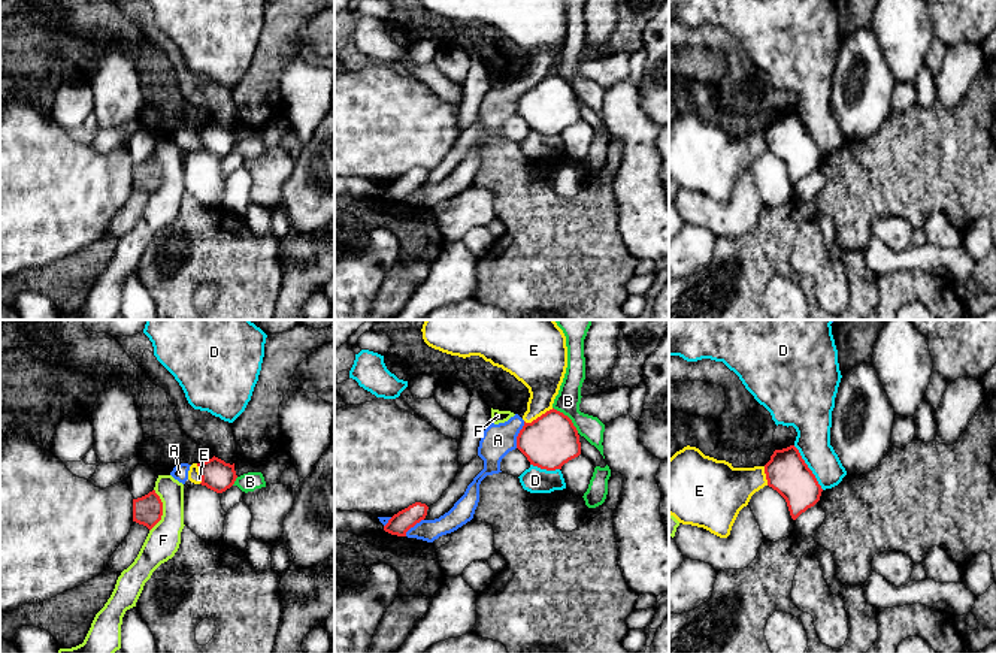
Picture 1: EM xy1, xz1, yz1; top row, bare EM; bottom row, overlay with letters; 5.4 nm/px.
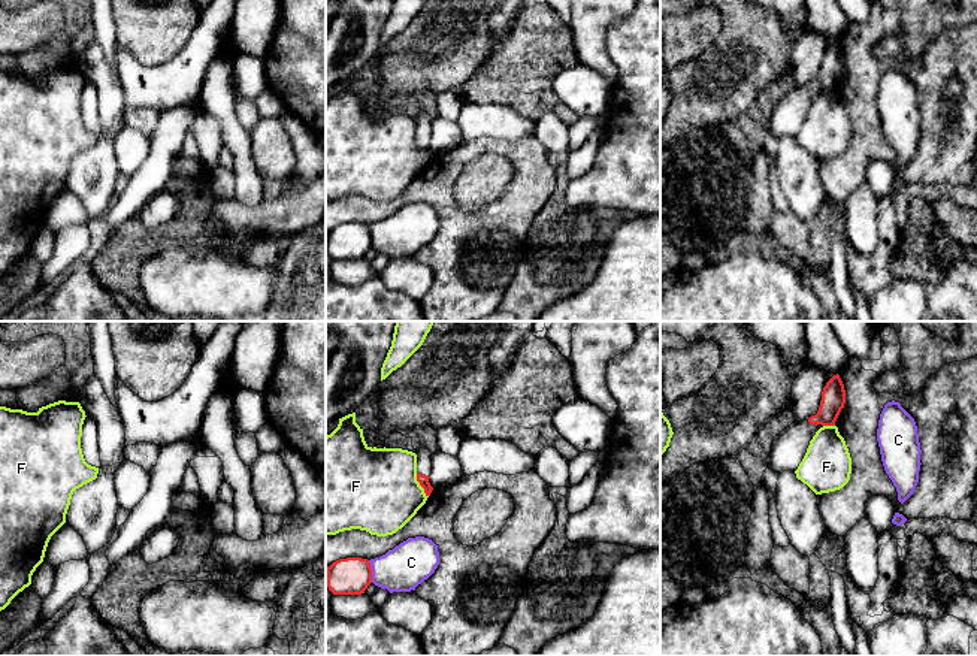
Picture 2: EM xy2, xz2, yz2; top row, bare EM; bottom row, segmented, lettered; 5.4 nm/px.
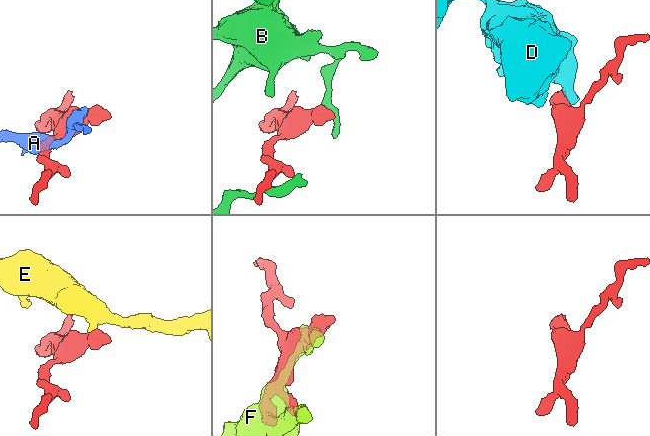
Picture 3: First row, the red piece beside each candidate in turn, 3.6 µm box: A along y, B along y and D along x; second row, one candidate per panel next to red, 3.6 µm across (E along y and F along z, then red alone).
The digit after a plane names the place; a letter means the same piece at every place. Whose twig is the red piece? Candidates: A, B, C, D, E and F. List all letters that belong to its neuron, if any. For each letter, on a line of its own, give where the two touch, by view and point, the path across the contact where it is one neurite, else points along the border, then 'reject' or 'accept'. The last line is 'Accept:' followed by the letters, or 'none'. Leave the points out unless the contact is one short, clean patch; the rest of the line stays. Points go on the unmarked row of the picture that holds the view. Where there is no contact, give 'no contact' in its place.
A: meets red in xz1 at (518, 100); reject
B: meets red in xz1 at (568, 82); reject
C: meets red in xz2 at (371, 236); border along xz2 (368, 226), (372, 235), (372, 247); reject
D: meets red in yz1 at (808, 133); border along yz1 (793, 111), (823, 154); reject
E: meets red in xz1 at (538, 82); border along xz1 (553, 73), (530, 87), (524, 87); reject
F: meets red in xy1 at (162, 175); reject
Accept: none

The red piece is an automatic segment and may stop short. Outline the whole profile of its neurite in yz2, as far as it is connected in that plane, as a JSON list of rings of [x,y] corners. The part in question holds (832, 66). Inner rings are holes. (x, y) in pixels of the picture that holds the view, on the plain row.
[[[837,39],[823,52],[817,79],[804,87],[795,85],[774,103],[766,124],[768,133],[774,134],[778,140],[784,136],[796,136],[807,118],[810,106],[816,100],[817,91],[835,91],[844,69],[846,55]]]

